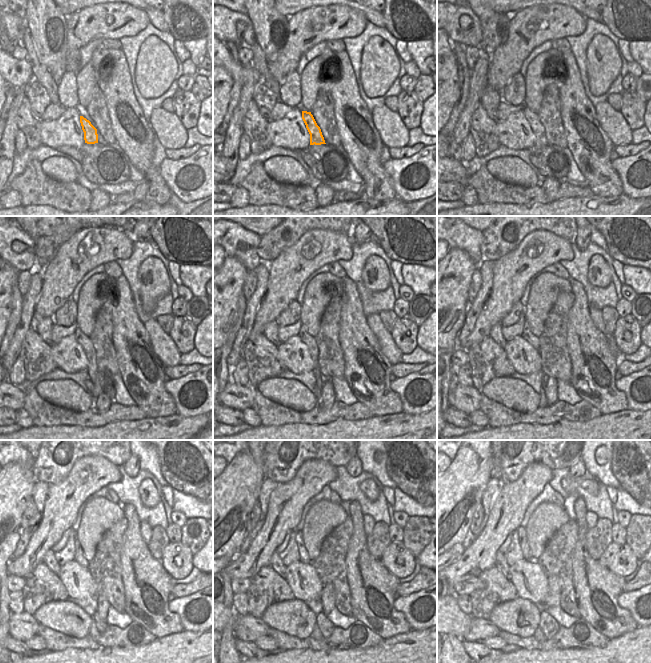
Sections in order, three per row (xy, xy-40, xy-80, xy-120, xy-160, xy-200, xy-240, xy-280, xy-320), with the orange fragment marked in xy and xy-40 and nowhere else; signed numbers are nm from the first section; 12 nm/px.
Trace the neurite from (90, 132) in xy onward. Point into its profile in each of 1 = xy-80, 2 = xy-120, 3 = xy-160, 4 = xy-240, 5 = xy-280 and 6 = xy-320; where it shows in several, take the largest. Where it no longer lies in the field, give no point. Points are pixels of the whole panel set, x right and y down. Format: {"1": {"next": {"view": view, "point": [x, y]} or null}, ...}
{"1": {"next": {"view": "xy-80", "point": [538, 129]}}, "2": {"next": {"view": "xy-120", "point": [85, 341]}}, "3": {"next": {"view": "xy-160", "point": [305, 337]}}, "4": {"next": {"view": "xy-240", "point": [79, 557]}}, "5": {"next": {"view": "xy-280", "point": [304, 557]}}, "6": {"next": {"view": "xy-320", "point": [521, 530]}}}

